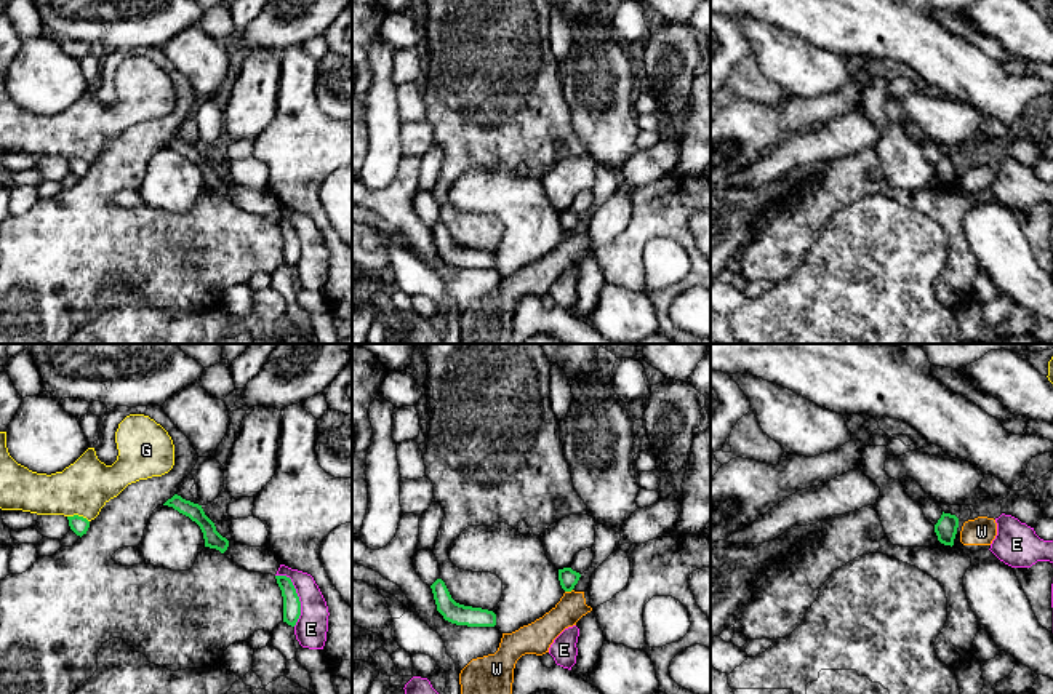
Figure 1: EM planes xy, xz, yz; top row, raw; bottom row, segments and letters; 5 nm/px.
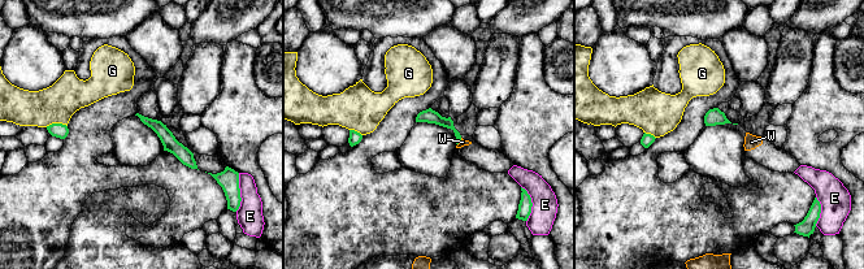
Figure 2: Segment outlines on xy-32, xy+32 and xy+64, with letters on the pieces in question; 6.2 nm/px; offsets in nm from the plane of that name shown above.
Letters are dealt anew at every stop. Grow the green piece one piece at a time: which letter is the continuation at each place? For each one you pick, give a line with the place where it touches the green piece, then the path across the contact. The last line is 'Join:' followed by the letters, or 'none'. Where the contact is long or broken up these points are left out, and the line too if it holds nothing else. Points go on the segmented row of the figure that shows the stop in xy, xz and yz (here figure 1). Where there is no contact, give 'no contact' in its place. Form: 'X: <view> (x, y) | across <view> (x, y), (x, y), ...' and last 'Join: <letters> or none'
Join: none

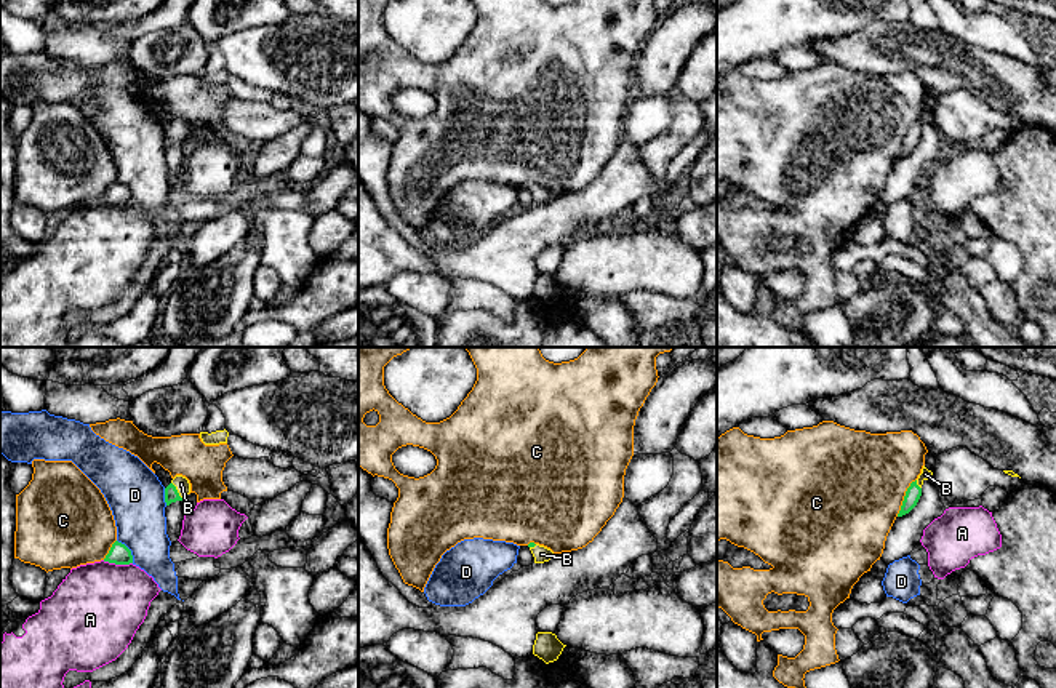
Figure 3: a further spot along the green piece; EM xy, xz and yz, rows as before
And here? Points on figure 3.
B: xy (176, 490) | across xy (172, 495), (176, 490), (181, 484)
Join: B

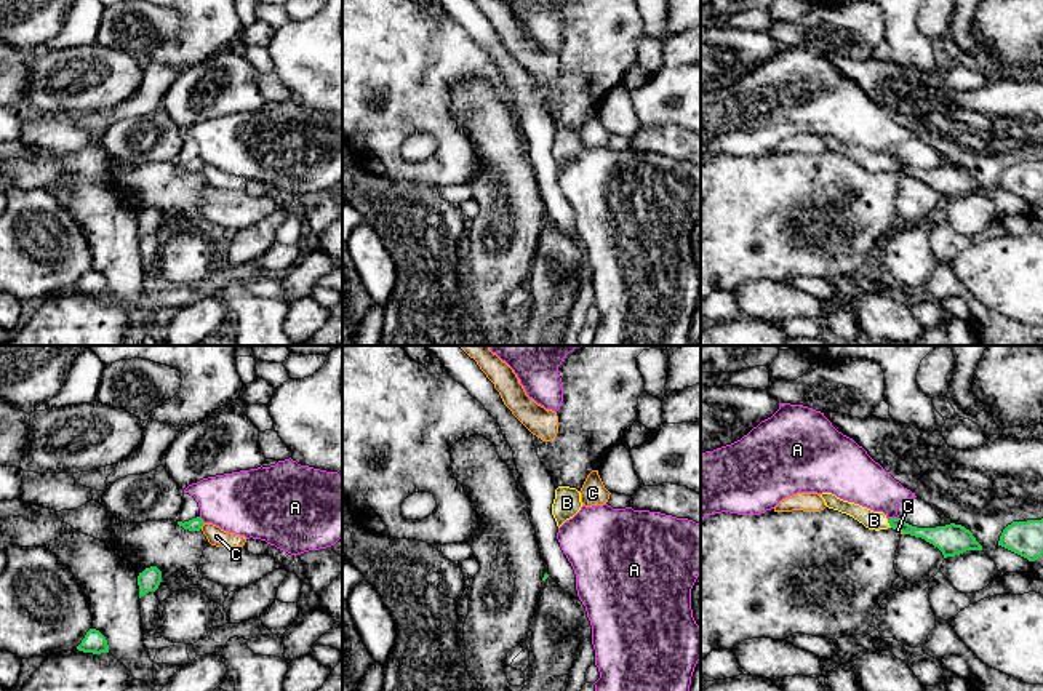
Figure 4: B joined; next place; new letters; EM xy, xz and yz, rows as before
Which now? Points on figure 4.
B: yz (888, 522) | across yz (935, 536), (888, 522), (874, 520)
Join: B

